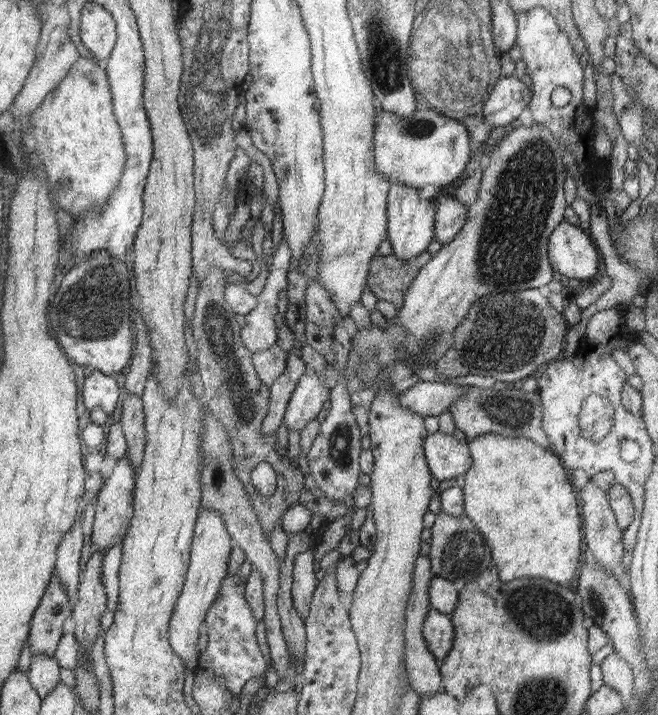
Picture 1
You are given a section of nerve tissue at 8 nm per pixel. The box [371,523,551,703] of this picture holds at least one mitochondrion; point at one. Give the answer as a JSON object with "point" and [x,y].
{"point":[461,555]}

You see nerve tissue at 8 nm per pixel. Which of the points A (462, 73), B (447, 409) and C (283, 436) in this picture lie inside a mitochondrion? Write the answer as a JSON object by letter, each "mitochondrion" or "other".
{"A":"mitochondrion","B":"other","C":"other"}

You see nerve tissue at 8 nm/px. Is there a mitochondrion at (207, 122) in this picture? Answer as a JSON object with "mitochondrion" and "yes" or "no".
{"mitochondrion":"yes"}

